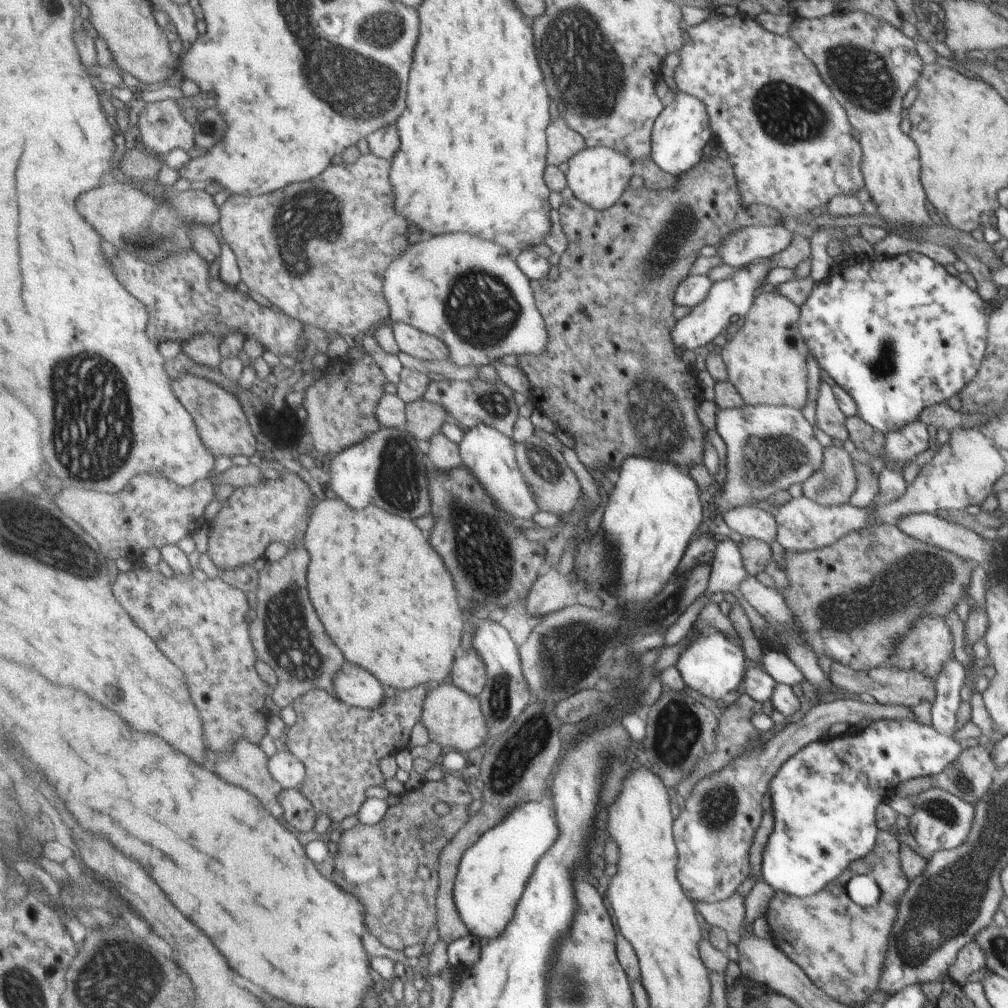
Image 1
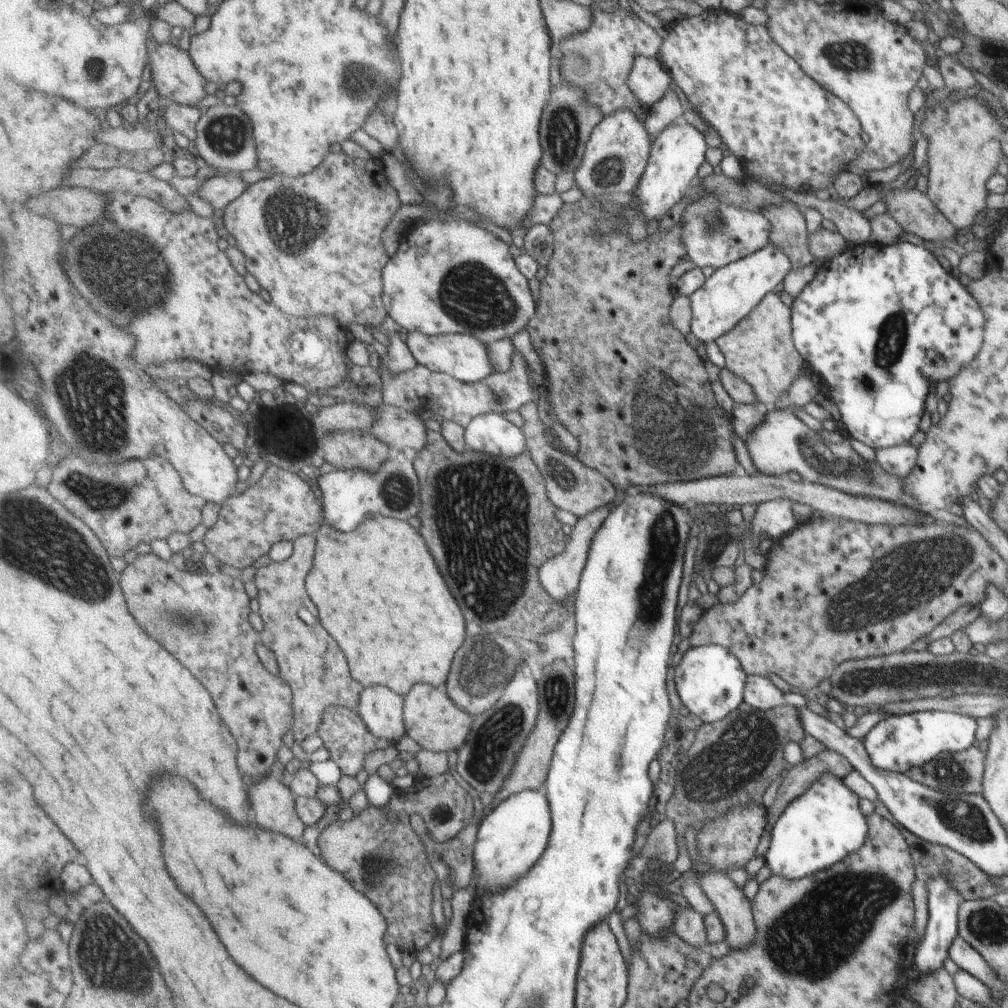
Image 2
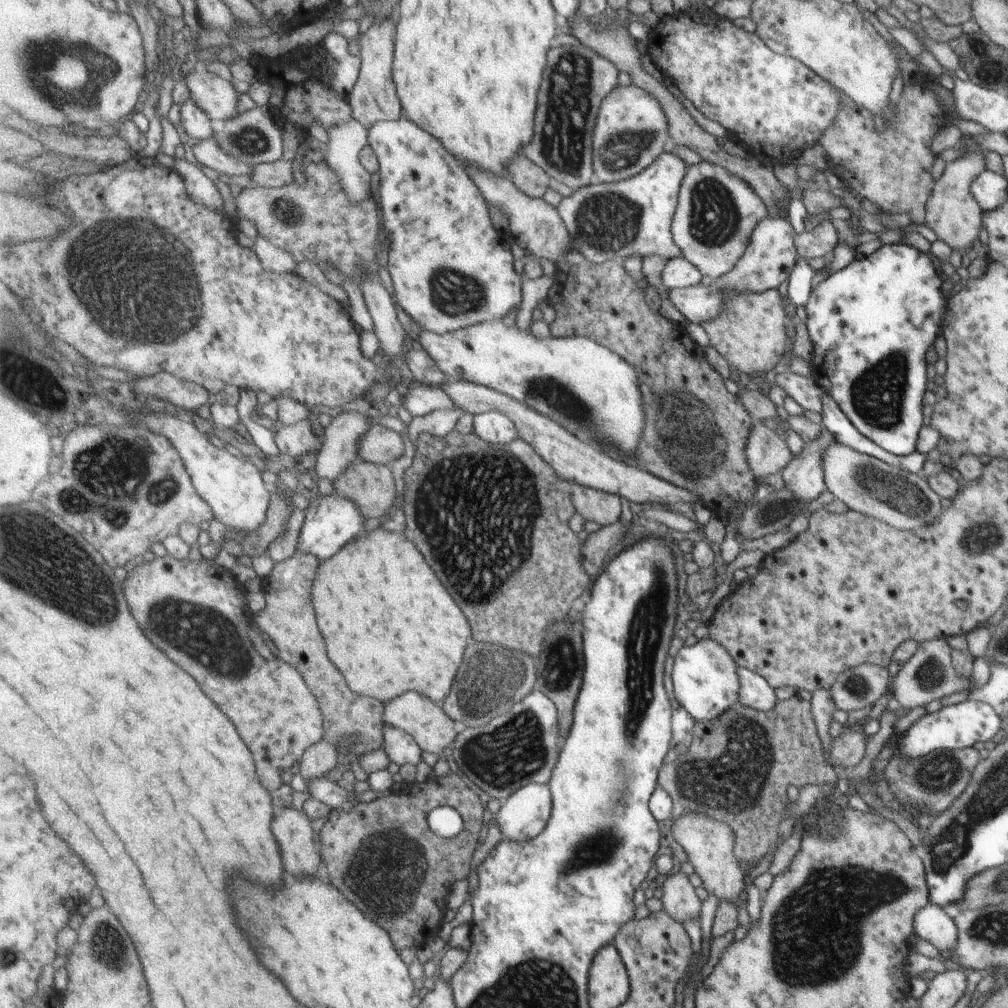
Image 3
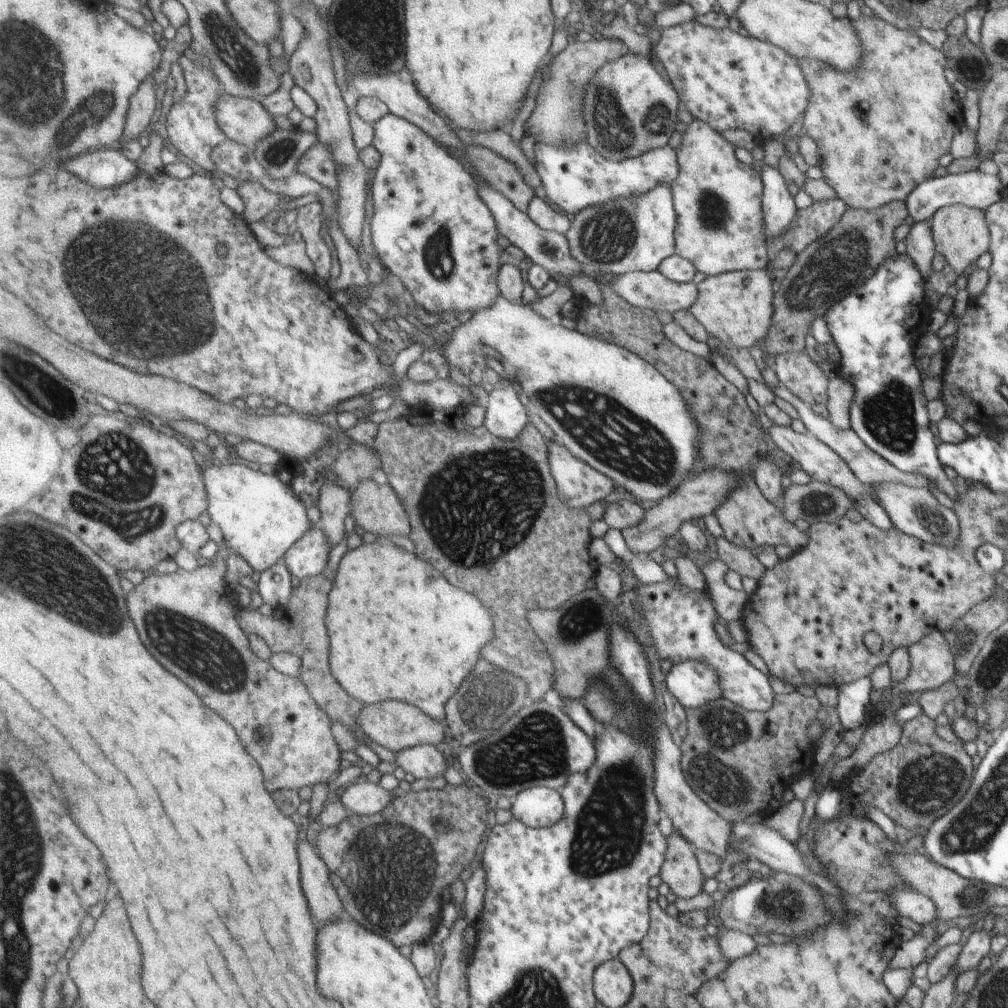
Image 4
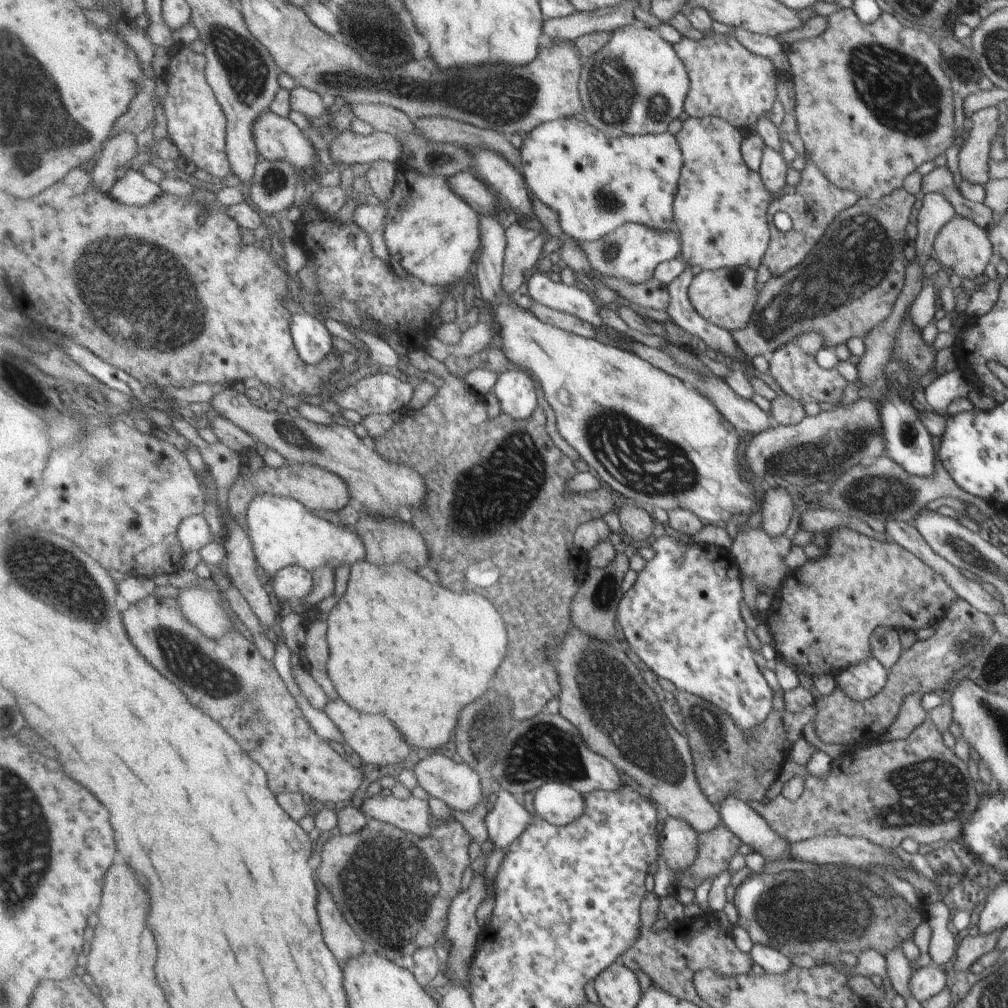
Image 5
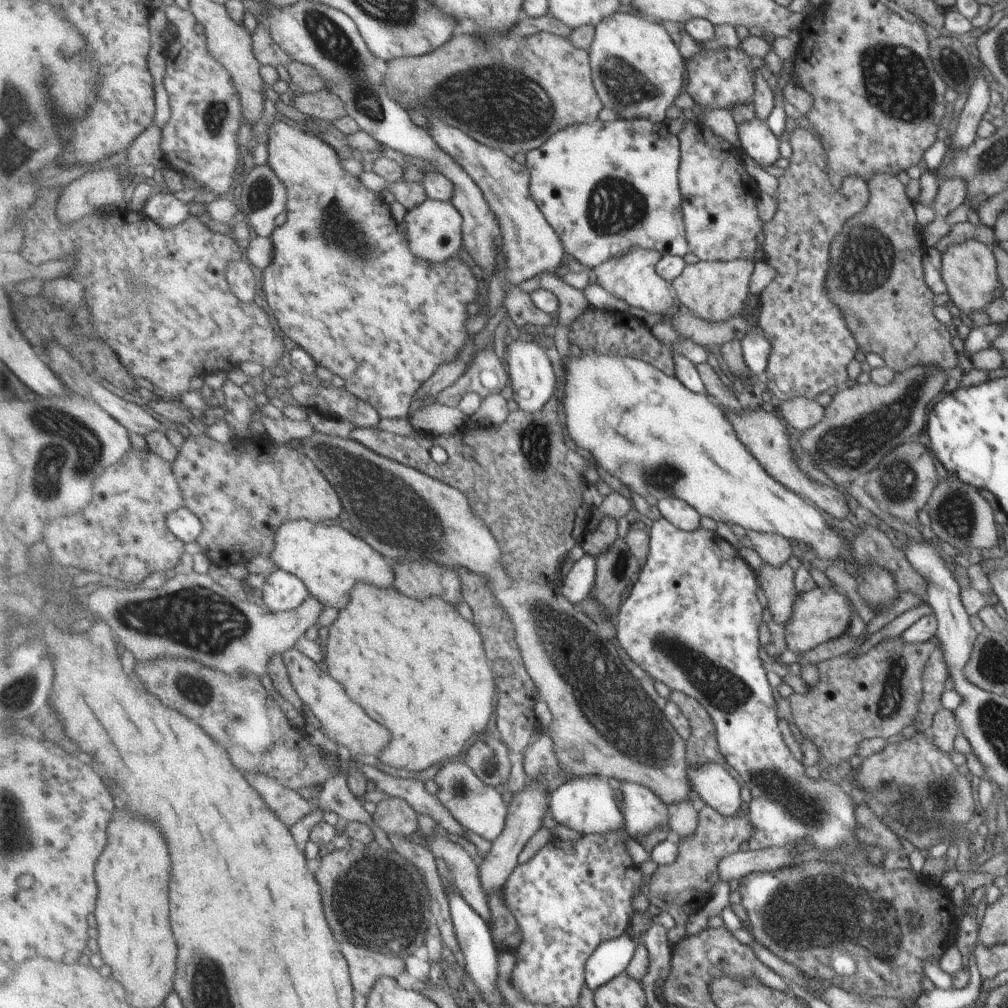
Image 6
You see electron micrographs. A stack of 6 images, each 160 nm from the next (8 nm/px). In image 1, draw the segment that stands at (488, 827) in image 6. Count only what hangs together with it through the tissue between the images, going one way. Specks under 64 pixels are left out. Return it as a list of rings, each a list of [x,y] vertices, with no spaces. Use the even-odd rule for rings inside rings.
[[[347,660],[342,664],[342,671],[334,676],[336,696],[354,707],[380,707],[388,691],[369,669]]]

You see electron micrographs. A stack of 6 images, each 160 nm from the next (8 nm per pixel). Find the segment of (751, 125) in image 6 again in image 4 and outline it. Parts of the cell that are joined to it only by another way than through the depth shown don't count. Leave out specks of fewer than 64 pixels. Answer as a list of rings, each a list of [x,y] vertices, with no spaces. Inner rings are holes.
[[[761,165],[762,200],[761,207],[765,215],[765,238],[782,235],[792,223],[797,212],[795,196],[787,190],[787,184],[777,168]]]

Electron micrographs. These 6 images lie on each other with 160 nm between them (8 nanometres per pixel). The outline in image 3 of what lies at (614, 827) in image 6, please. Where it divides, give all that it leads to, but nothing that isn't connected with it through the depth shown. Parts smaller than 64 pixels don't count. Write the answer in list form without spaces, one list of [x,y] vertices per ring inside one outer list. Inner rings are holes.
[[[534,783],[522,787],[507,801],[501,803],[500,811],[495,815],[498,826],[501,829],[501,840],[523,843],[537,838],[548,828],[553,811],[553,798],[551,798],[551,790],[549,790],[547,784]]]

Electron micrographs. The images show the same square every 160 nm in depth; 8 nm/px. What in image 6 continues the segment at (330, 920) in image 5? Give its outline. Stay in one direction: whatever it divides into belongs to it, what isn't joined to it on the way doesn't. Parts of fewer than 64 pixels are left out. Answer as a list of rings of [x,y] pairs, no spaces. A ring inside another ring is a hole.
[[[343,940],[341,948],[347,956],[347,962],[351,964],[351,978],[355,980],[355,990],[361,990],[363,994],[369,994],[373,982],[379,976],[396,979],[398,976],[399,979],[402,974],[407,973],[404,960],[398,956],[381,954],[349,940]]]

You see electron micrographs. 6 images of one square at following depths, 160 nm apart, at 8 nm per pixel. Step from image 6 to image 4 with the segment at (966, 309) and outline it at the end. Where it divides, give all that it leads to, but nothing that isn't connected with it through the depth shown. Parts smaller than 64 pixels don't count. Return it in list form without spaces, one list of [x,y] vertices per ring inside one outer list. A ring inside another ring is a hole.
[[[950,204],[932,212],[928,225],[934,242],[934,252],[943,256],[946,264],[955,272],[965,270],[979,254],[987,250],[987,227],[983,220],[983,211],[964,204]]]

